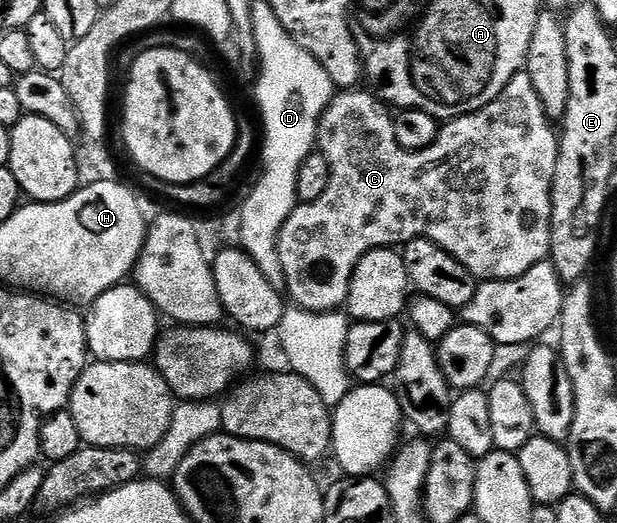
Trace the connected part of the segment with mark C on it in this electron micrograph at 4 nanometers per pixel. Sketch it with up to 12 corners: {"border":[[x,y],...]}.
{"border":[[520,72],[428,150],[336,93],[325,196],[278,252],[346,307],[371,250],[428,238],[476,280],[551,252],[559,139]]}

